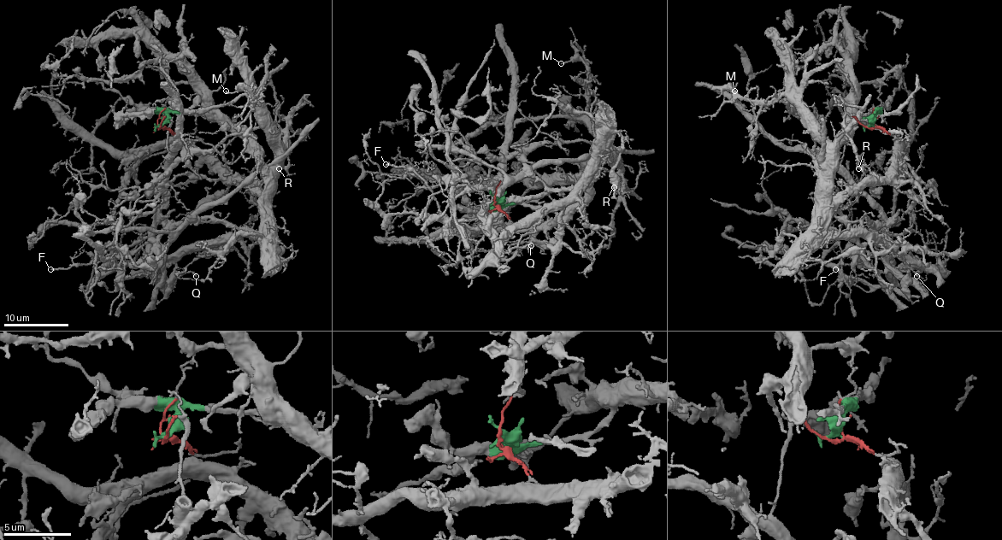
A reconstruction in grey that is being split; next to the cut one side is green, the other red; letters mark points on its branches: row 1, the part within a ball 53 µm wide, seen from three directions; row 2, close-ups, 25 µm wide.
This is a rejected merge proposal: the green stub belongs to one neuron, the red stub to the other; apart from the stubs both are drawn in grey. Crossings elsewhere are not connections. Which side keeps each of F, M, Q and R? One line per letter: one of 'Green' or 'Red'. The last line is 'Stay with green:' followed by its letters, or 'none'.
F: Red
M: Green
Q: Red
R: Green
Stay with green: M, R

